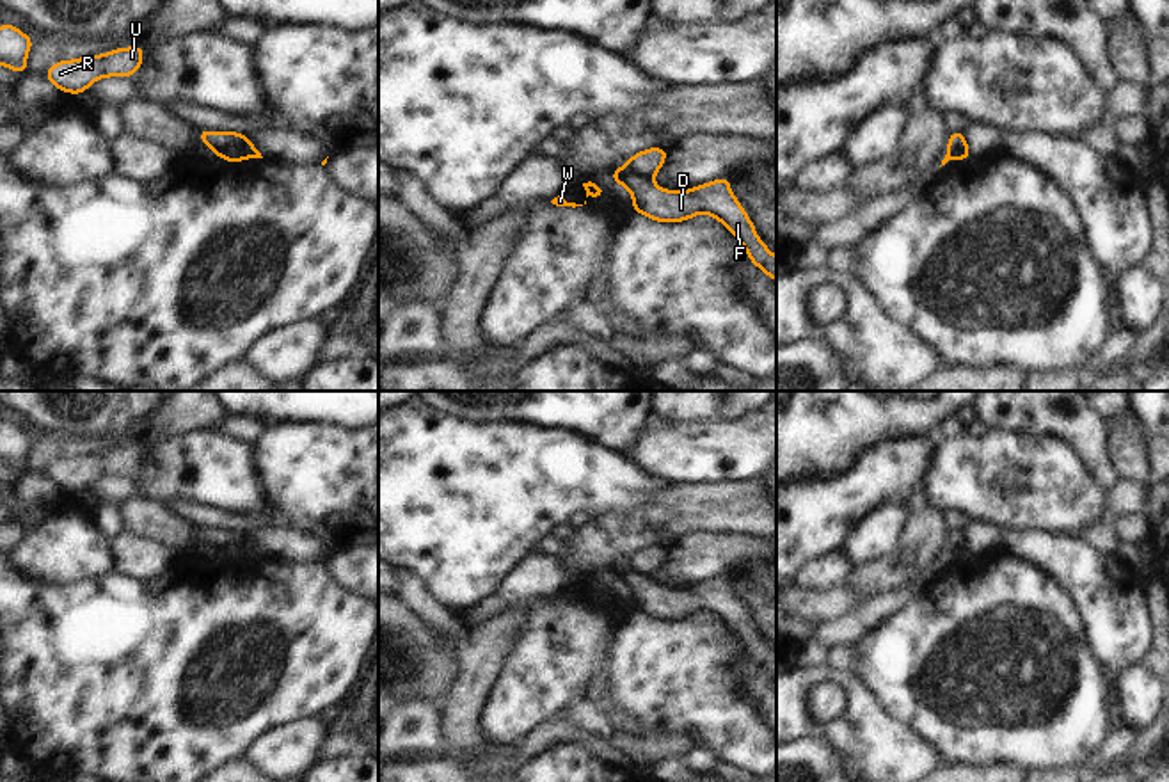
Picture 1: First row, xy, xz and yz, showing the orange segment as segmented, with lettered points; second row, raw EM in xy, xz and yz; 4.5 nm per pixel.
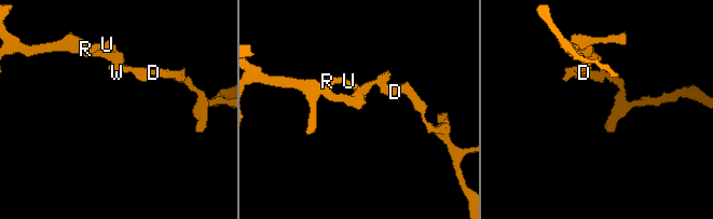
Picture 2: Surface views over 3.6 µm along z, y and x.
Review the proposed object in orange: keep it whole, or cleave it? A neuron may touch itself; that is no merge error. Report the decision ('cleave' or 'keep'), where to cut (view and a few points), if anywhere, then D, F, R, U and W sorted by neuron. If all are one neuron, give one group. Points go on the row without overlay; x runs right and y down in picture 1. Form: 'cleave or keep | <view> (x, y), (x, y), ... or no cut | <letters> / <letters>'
cleave | xz (651, 574), (624, 573), (617, 580) | D F / R U W

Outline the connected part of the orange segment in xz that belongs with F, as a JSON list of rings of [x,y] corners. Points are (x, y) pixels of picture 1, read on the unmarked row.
[[[624,572],[618,581],[632,592],[632,608],[656,620],[712,613],[743,642],[748,658],[776,681],[776,654],[757,634],[753,620],[730,588],[728,574],[691,588],[664,588],[652,576],[634,572]]]

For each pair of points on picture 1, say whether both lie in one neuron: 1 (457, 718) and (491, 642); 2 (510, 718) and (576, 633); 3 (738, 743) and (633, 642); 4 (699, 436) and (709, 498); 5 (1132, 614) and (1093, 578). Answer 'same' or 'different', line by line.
1: same
2: same
3: same
4: different
5: same

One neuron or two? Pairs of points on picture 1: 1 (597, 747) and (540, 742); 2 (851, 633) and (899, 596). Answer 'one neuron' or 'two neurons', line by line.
1: one neuron
2: one neuron

